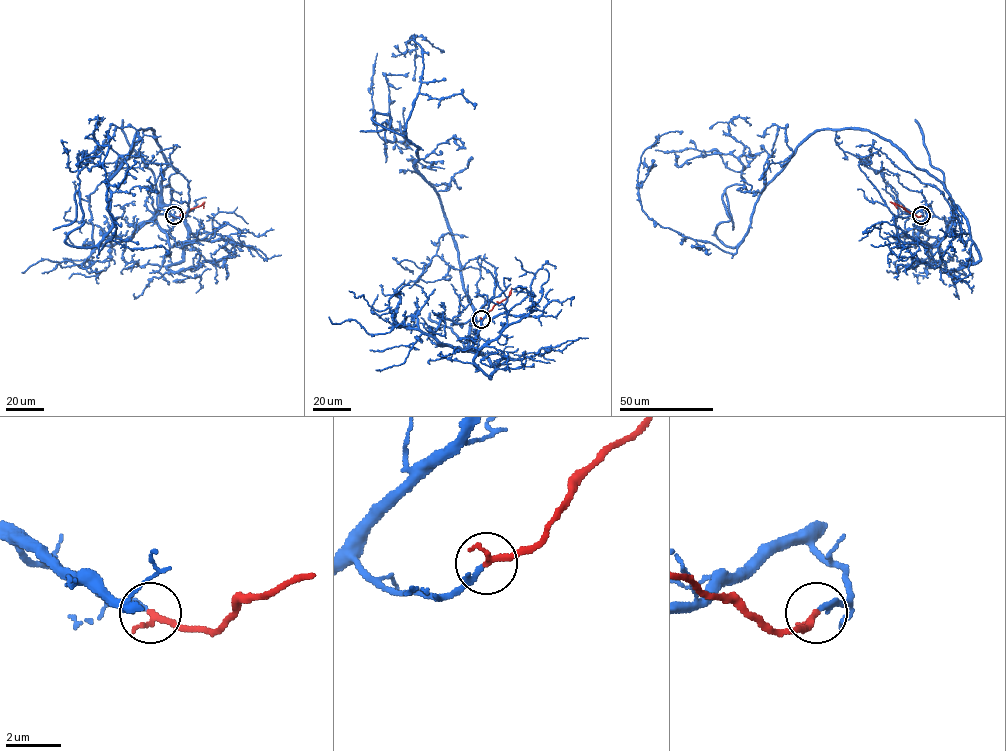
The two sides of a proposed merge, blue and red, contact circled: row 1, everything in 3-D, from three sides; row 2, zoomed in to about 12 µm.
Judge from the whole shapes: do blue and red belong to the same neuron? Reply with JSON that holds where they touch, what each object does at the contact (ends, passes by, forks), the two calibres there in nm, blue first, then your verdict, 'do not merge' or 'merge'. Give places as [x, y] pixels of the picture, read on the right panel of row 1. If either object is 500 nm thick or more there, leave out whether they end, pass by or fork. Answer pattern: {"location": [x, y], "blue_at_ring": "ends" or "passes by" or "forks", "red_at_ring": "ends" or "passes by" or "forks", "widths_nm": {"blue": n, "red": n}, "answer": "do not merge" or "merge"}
{"location": [921, 215], "blue_at_ring": "ends", "red_at_ring": "passes by", "widths_nm": {"blue": 200, "red": 170}, "answer": "merge"}

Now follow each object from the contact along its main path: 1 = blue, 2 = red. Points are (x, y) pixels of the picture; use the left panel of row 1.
1: (174, 215), (128, 238), (167, 165), (139, 129), (107, 182), (110, 231), (70, 246), (78, 163), (102, 154)
2: (174, 215), (178, 217), (204, 202)

